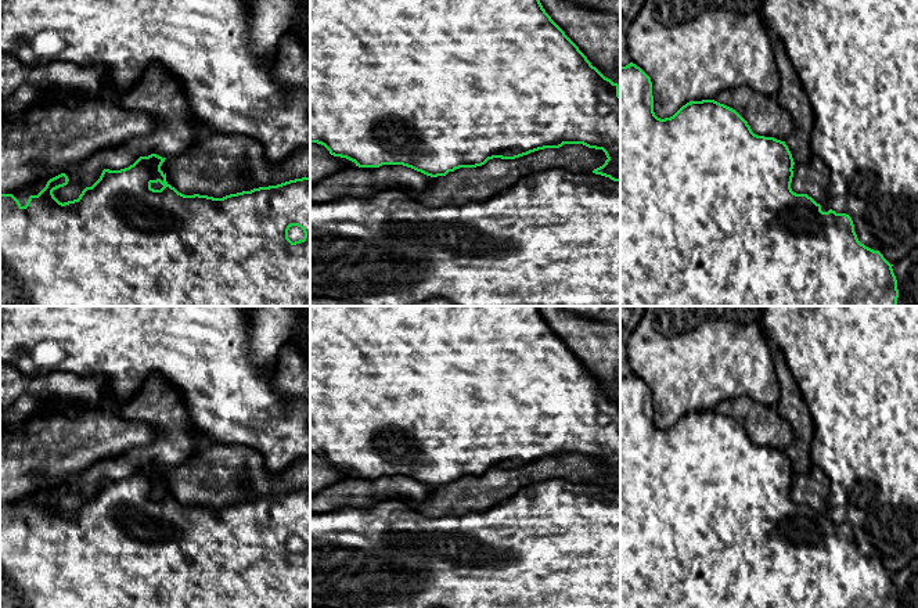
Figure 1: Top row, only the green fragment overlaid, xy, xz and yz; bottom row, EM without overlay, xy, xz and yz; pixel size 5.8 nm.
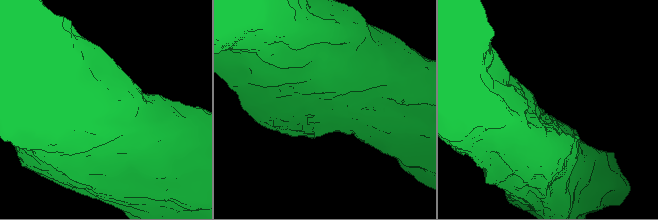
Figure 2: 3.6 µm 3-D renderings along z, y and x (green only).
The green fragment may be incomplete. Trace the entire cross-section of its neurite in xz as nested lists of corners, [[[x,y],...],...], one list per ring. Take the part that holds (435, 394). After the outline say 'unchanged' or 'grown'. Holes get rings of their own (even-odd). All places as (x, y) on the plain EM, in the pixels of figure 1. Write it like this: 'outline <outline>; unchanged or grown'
outline [[[310,306],[310,453],[324,456],[331,465],[346,468],[359,478],[379,478],[382,475],[403,475],[431,488],[446,486],[460,478],[476,478],[489,470],[515,470],[544,458],[559,458],[564,454],[583,454],[602,460],[606,471],[593,481],[595,485],[620,492],[620,404],[619,395],[605,388],[565,342],[551,330],[537,306]]]; unchanged

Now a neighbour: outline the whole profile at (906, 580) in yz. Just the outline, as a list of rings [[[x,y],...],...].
[[[918,558],[892,576],[899,608],[918,608]]]

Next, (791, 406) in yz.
[[[777,348],[771,349],[775,381],[780,388],[780,400],[775,403],[775,410],[791,424],[795,433],[791,446],[785,449],[785,454],[795,474],[807,475],[813,468],[811,443],[814,424],[781,350]]]

